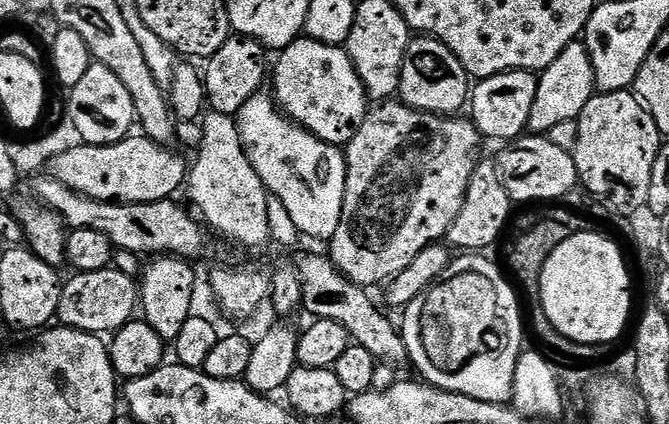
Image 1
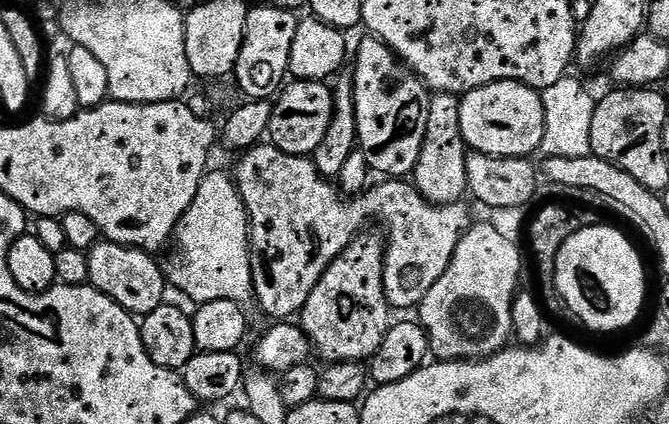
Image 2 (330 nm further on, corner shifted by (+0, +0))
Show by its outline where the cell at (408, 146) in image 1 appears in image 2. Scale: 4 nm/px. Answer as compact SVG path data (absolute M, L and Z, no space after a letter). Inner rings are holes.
M365 230L354 237L350 246L330 262L326 274L318 278L318 286L310 290L310 298L306 298L306 306L298 313L298 323L308 335L312 343L315 355L321 356L324 362L361 362L371 361L372 357L382 346L390 327L388 312L390 305L386 298L384 289L384 254L386 251L386 240L373 230Z

